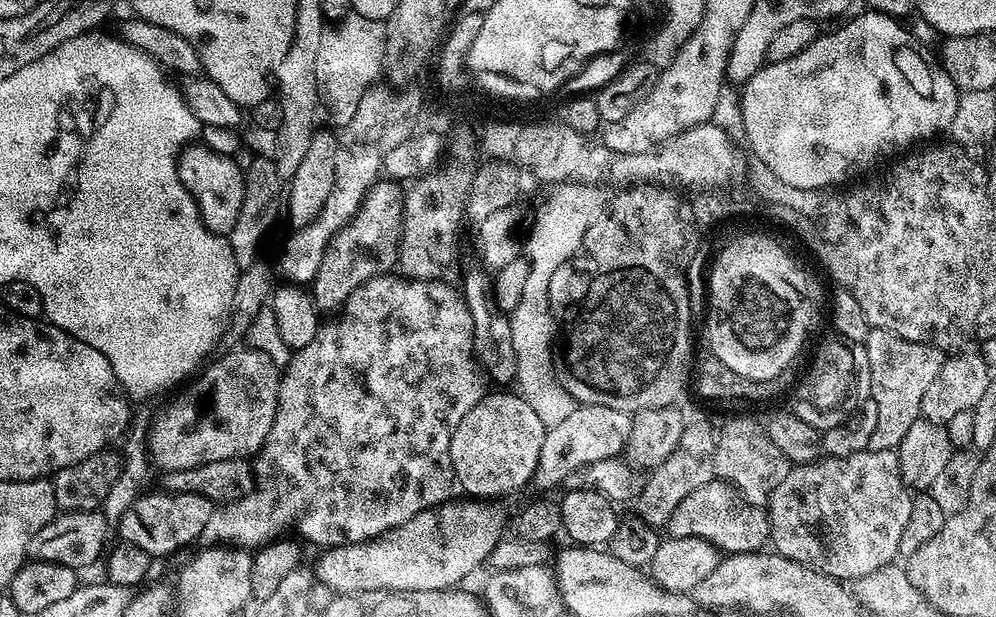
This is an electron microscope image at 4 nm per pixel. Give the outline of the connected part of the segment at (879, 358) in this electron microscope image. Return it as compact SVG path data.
M872 328L862 343L870 362L870 399L876 407L876 429L870 434L868 447L874 452L890 452L899 449L910 426L921 419L922 398L926 398L926 390L930 390L934 378L938 378L938 370L942 370L946 356L933 344L910 342L885 328Z

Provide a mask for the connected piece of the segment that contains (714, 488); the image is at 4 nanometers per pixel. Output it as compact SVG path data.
M718 479L706 486L698 486L694 494L677 503L662 528L673 541L678 538L702 538L709 540L724 554L758 552L770 540L767 511L746 502L731 484Z

